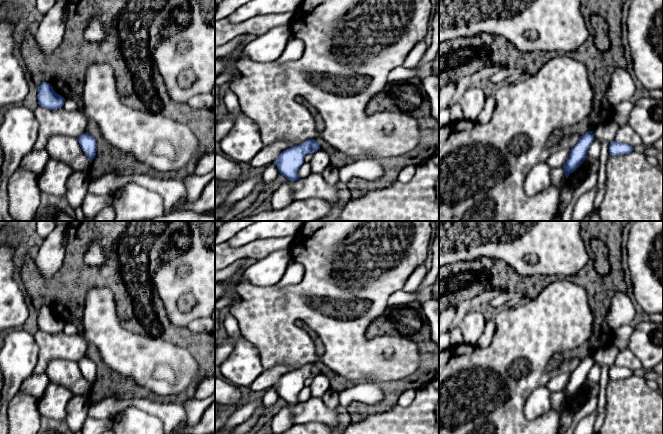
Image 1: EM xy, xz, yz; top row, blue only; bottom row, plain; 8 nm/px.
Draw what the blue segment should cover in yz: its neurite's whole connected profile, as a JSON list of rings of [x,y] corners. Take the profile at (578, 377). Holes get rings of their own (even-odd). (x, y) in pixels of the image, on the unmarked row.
[[[589,355],[583,360],[580,360],[577,368],[570,374],[570,379],[563,390],[566,403],[570,397],[575,395],[583,387],[587,381],[588,373],[593,365],[593,355]]]

